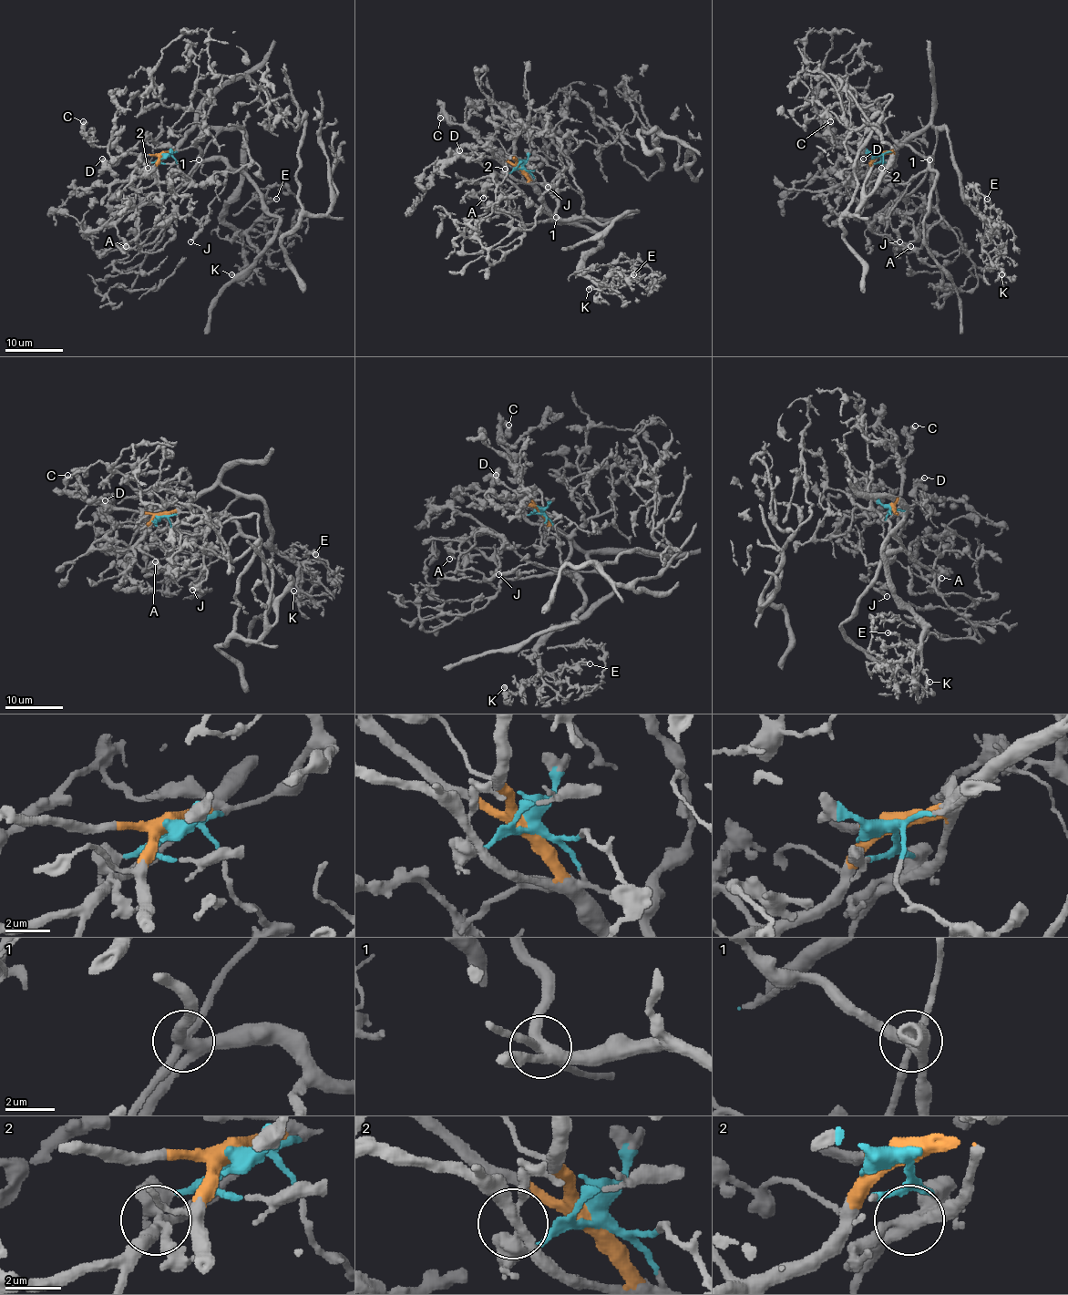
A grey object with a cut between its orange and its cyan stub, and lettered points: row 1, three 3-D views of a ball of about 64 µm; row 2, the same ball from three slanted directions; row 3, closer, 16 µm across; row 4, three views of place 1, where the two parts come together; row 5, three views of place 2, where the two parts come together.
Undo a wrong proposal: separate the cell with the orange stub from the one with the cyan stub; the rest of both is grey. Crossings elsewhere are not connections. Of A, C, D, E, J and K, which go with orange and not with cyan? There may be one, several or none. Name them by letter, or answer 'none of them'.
C, D, E, K

